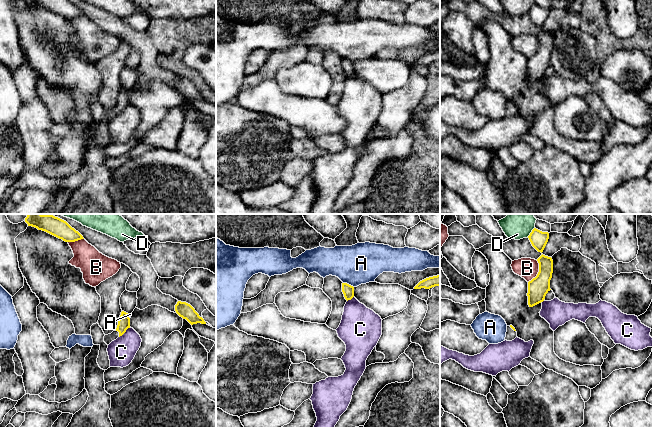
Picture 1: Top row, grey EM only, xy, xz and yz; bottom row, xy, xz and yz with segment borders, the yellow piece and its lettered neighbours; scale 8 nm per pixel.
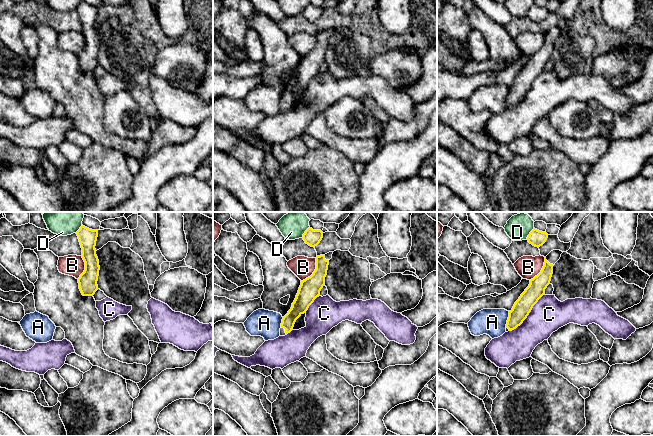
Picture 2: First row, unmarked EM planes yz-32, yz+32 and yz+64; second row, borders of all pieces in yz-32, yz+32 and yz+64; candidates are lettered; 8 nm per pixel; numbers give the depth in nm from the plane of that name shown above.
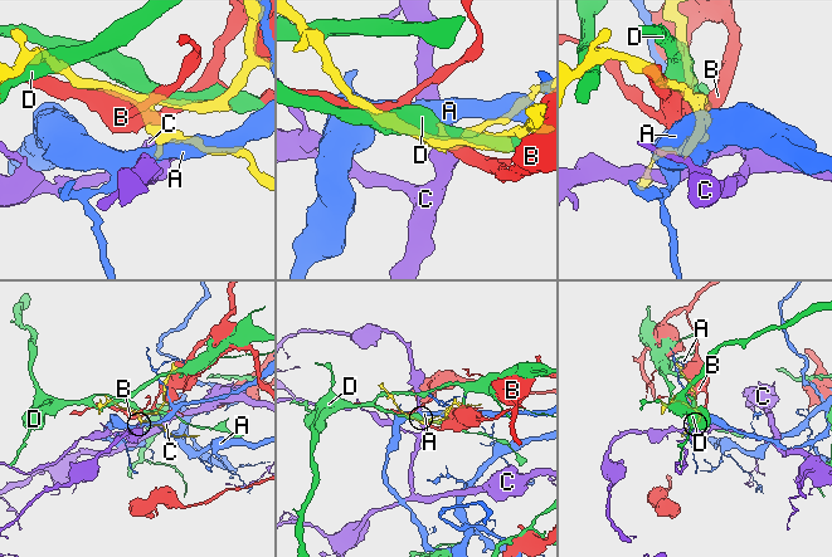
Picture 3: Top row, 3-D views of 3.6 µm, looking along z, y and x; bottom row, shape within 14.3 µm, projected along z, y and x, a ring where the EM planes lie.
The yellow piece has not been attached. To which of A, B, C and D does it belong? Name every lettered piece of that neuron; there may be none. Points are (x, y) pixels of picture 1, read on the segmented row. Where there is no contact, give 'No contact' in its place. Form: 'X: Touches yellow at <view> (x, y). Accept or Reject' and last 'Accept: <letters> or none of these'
A: Touches yellow at xz (348, 284). Reject
B: Touches yellow at yz (538, 272). Reject
C: Touches yellow at xy (124, 332). Reject
D: Touches yellow at yz (531, 232). Reject
Accept: none of these

